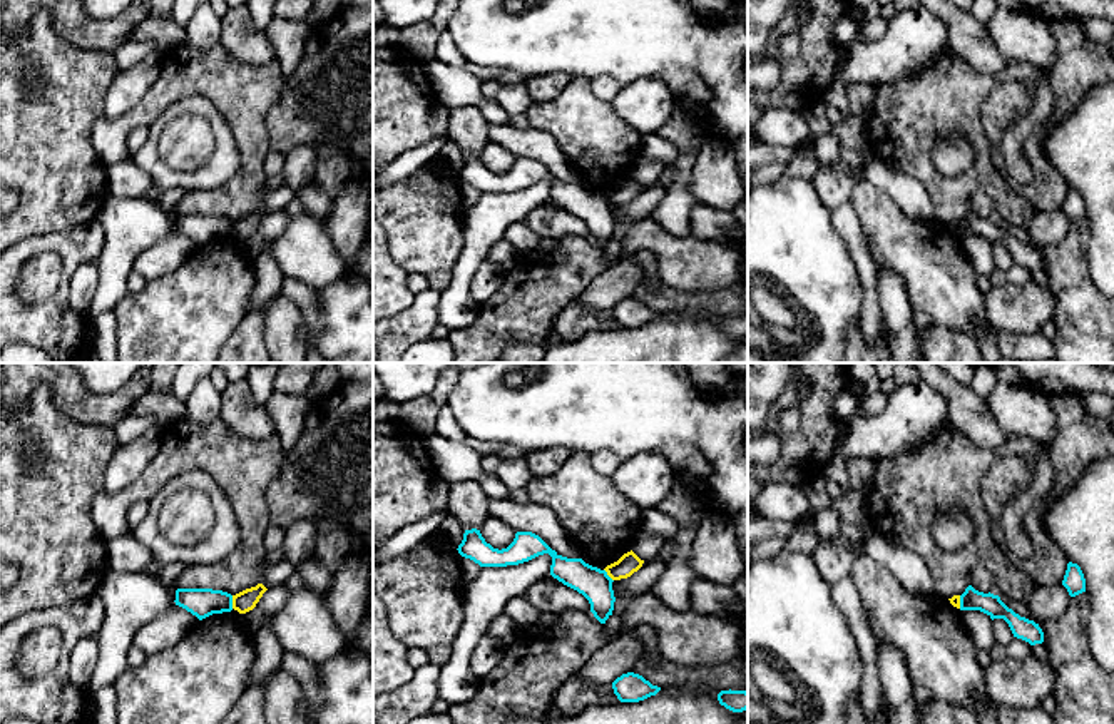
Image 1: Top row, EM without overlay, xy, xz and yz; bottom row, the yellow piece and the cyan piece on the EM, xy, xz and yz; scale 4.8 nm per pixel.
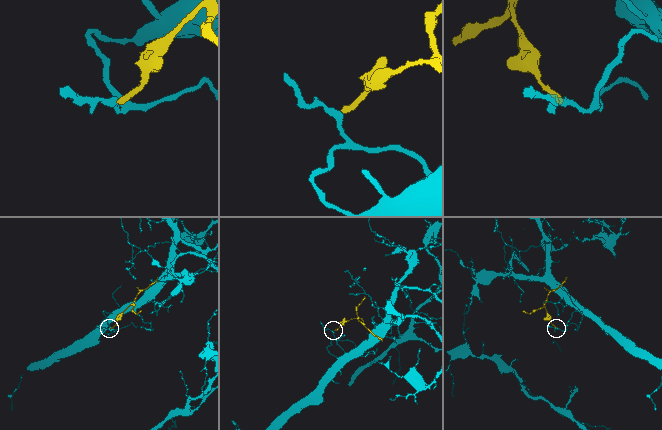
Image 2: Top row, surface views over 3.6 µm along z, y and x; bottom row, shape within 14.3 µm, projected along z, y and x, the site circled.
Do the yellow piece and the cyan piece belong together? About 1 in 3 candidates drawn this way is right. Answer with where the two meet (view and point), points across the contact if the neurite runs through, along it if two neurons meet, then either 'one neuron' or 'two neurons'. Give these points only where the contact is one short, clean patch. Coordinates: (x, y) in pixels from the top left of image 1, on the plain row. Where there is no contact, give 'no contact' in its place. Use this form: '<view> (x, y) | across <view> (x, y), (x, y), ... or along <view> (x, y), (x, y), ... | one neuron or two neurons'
xy (233, 228) | along xy (231, 221), (233, 233) | two neurons

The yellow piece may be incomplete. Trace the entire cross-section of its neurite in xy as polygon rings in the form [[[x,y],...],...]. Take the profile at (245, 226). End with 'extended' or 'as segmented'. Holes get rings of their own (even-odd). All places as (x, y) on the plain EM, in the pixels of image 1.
[[[258,209],[256,212],[233,221],[233,234],[239,239],[253,236],[266,216],[268,214],[263,209]]] | as segmented

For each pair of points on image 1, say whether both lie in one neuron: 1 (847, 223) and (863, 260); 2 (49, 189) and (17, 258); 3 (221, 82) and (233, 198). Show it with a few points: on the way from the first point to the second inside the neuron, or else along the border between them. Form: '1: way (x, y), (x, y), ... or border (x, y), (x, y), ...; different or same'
1: way (850, 231), (858, 251); same
2: border (66, 228), (56, 233), (30, 234), (17, 243); different
3: way (245, 111), (250, 129), (250, 169); same

